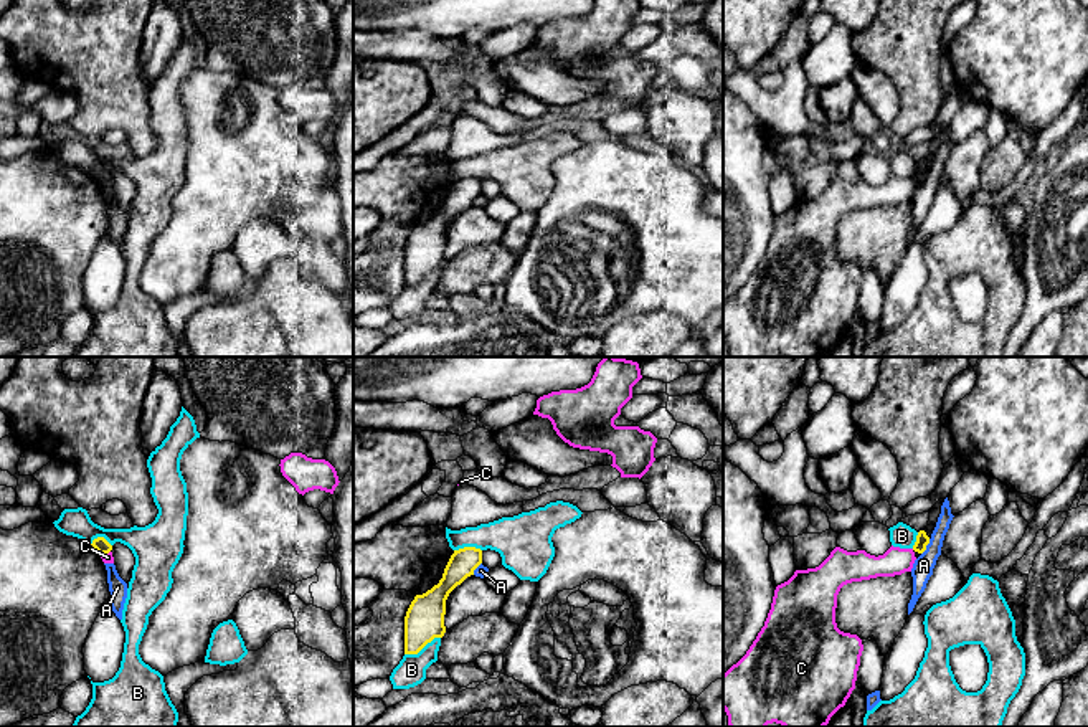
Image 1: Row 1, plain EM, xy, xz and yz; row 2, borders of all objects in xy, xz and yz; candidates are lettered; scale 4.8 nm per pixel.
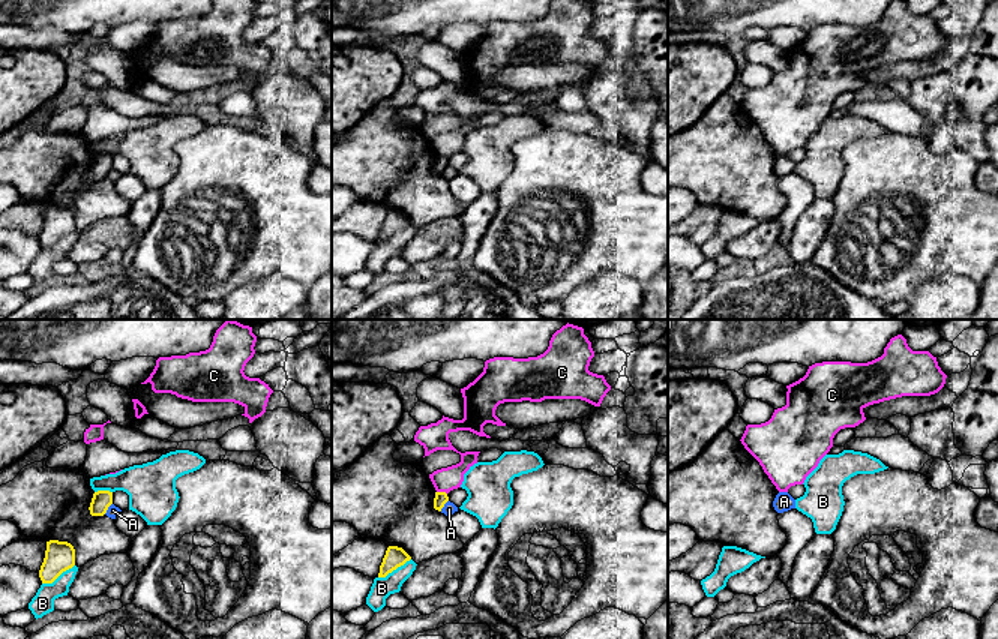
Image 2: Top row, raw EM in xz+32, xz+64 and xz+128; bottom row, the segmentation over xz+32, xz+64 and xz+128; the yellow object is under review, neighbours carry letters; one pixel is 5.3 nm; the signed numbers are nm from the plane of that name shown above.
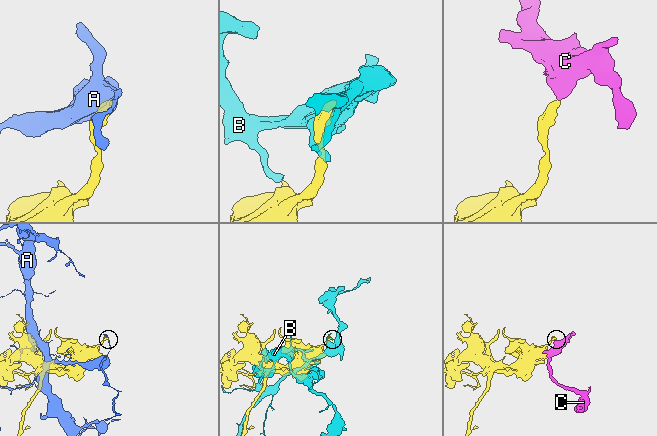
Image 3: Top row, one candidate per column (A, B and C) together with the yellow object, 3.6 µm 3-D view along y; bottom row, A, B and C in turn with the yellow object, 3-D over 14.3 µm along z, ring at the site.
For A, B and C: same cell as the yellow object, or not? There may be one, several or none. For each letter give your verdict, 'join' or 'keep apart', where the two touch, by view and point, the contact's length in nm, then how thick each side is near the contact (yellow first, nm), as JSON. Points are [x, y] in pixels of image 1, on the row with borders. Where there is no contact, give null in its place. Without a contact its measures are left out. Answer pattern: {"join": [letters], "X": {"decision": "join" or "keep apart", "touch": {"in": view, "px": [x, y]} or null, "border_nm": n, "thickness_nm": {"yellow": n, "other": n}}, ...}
{"join": [], "A": {"decision": "keep apart", "touch": {"in": "yz", "px": [925, 547]}, "border_nm": 90, "thickness_nm": {"yellow": 60, "other": 100}}, "B": {"decision": "keep apart", "touch": {"in": "xz", "px": [421, 648]}, "border_nm": 200, "thickness_nm": {"yellow": 190, "other": 140}}, "C": {"decision": "keep apart", "touch": {"in": "xy", "px": [104, 552]}, "border_nm": 50, "thickness_nm": {"yellow": 70, "other": 50}}}

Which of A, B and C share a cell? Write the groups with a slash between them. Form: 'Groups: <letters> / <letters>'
Groups: A / B / C

